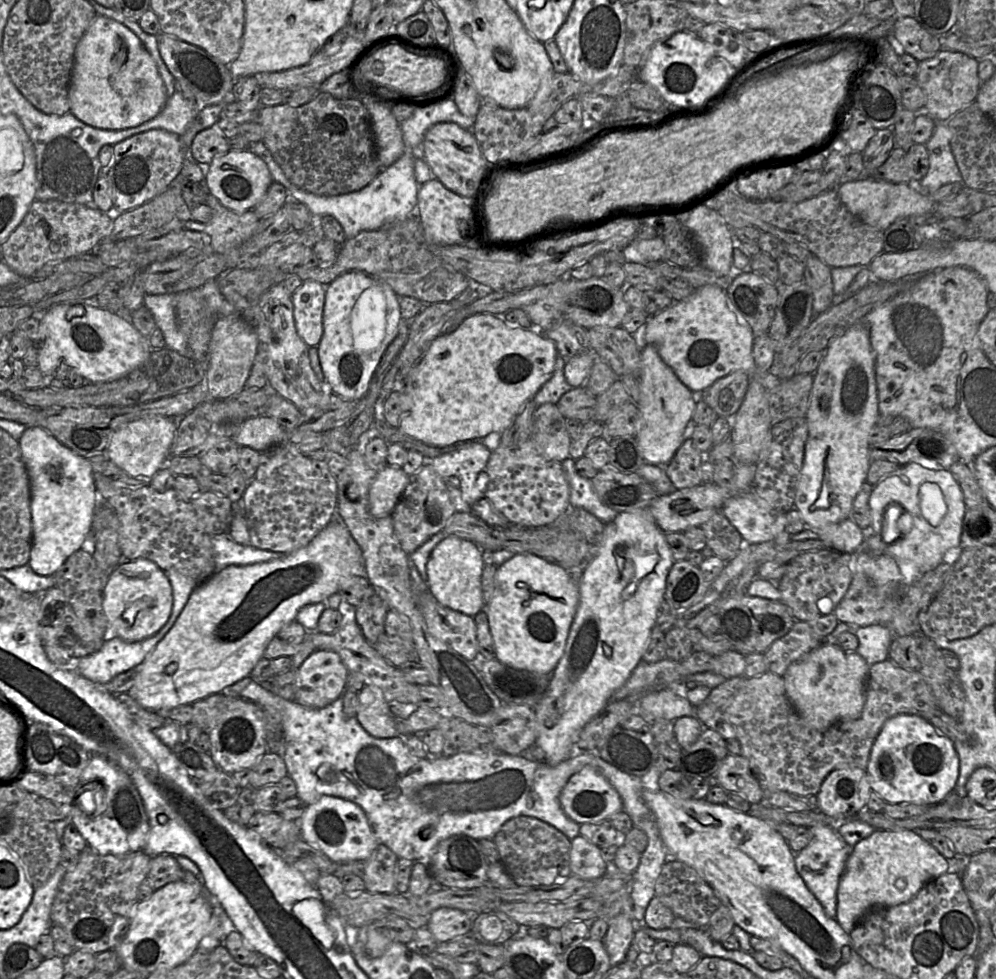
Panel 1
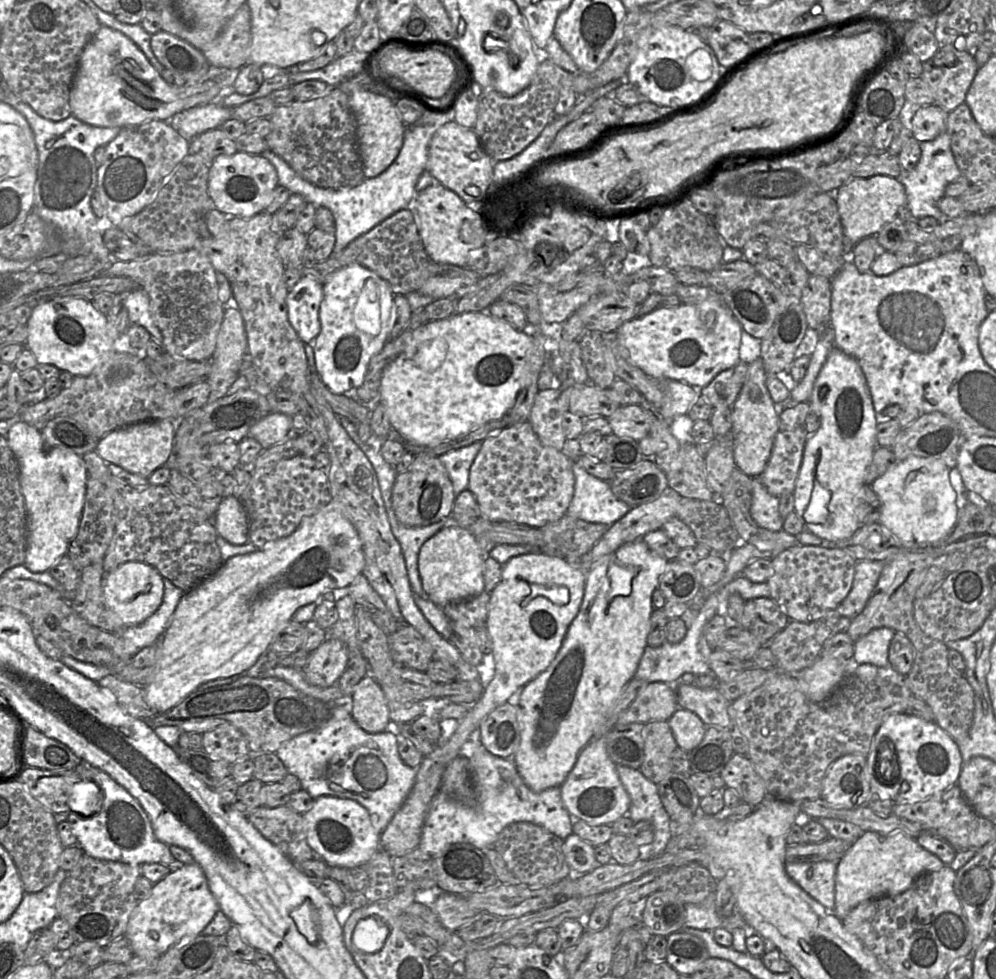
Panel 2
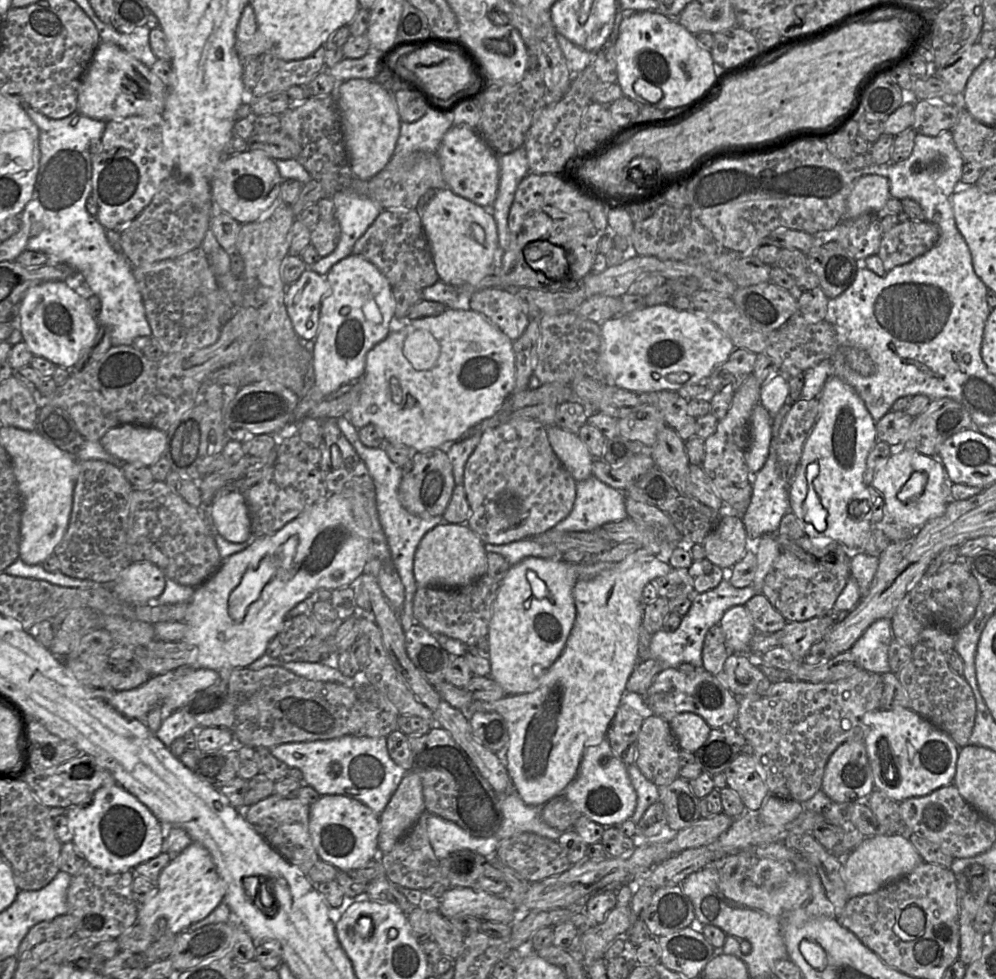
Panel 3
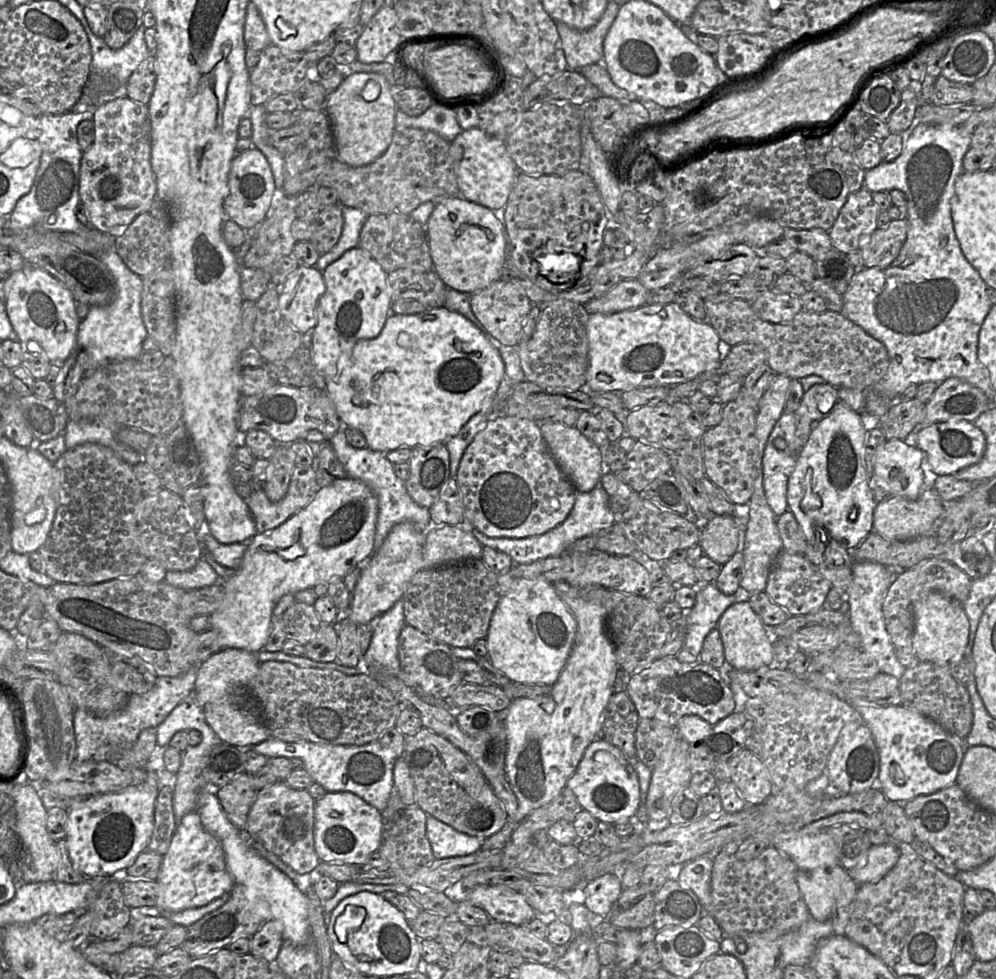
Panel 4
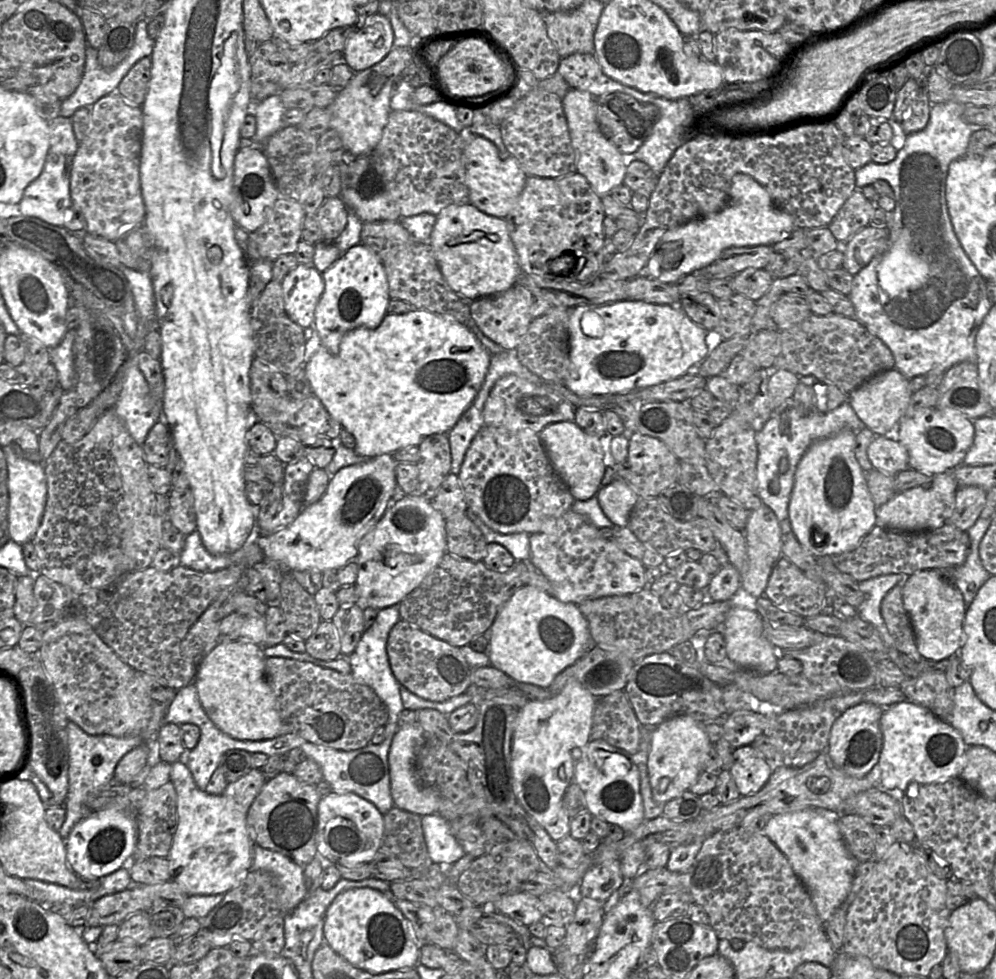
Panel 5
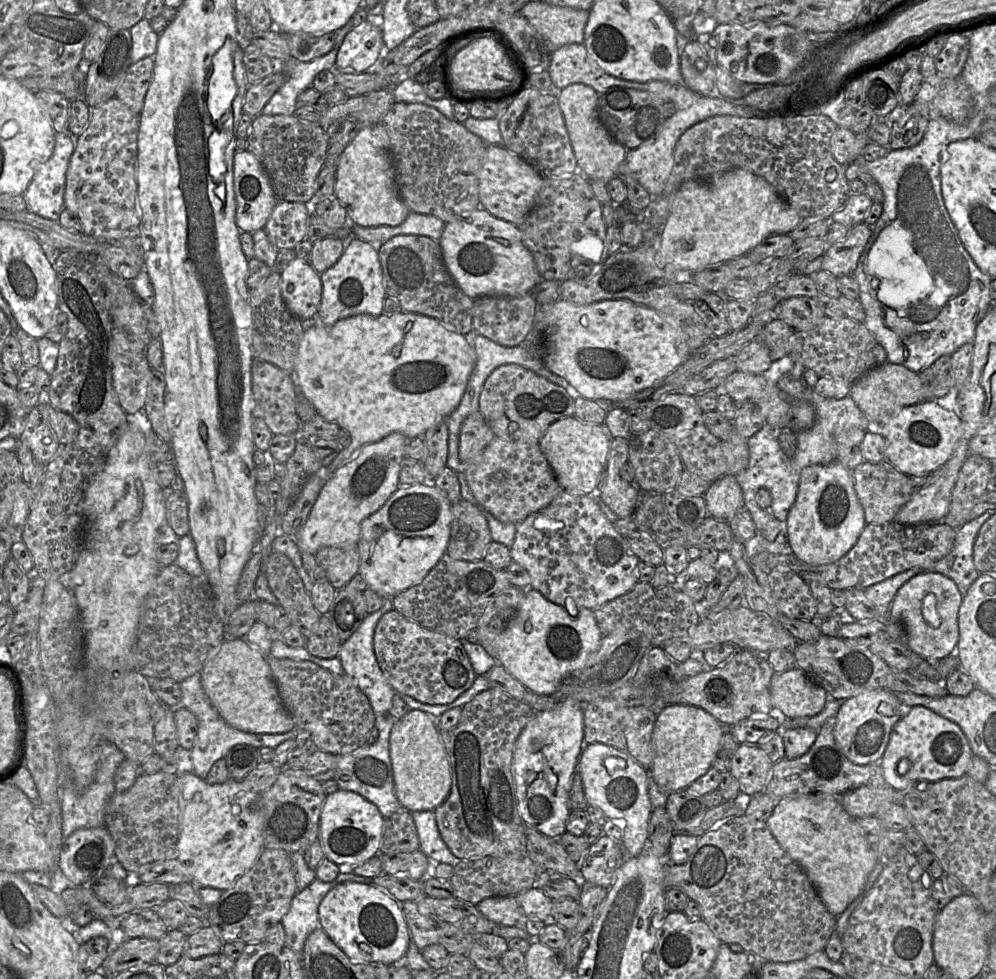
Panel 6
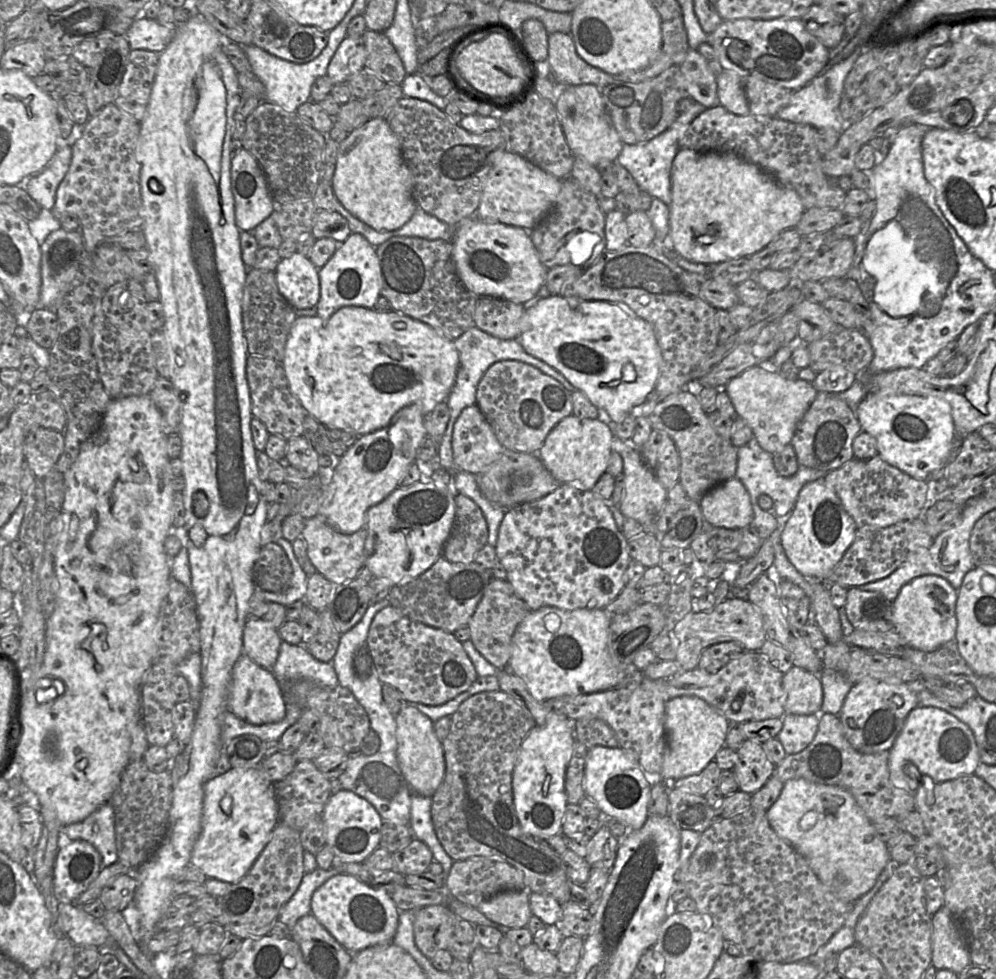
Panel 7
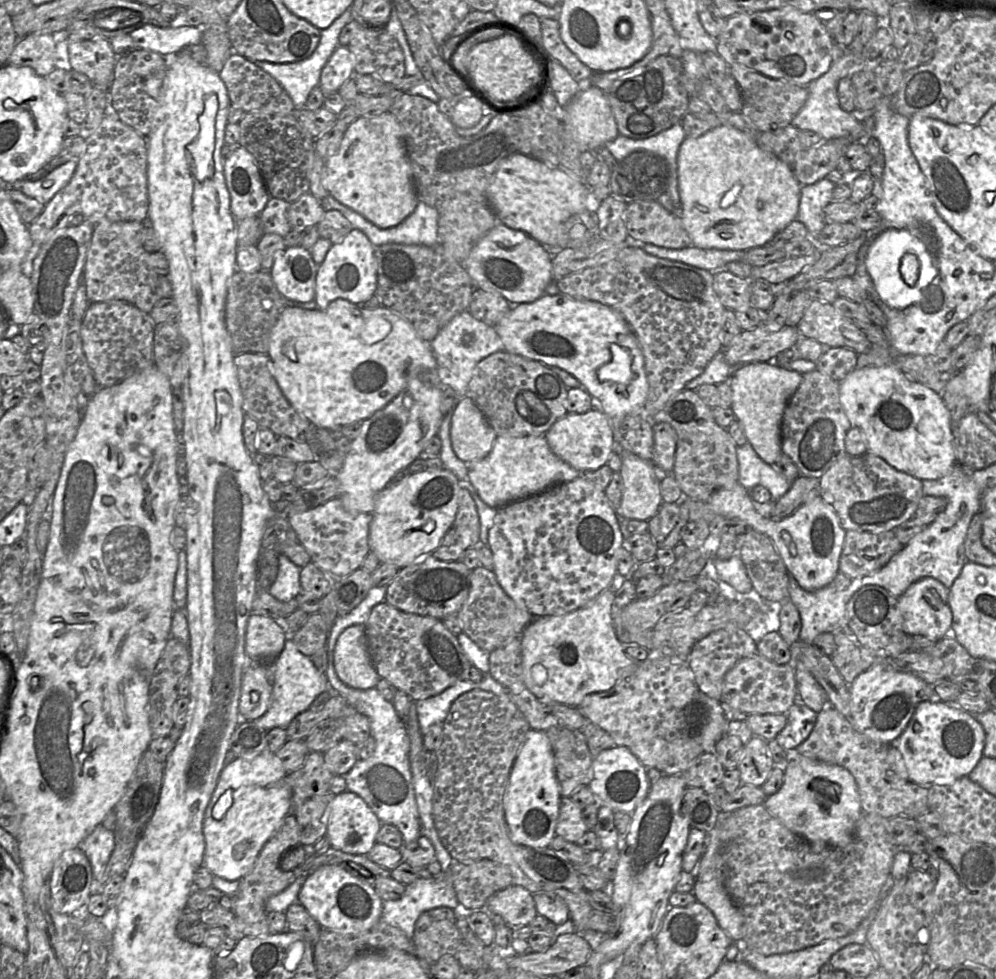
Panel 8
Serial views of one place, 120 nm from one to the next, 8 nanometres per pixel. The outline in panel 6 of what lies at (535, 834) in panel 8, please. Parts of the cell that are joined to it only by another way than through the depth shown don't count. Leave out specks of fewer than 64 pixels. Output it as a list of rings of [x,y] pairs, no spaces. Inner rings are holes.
[[[567,698],[553,710],[537,712],[521,731],[514,745],[512,775],[521,819],[526,826],[552,839],[558,839],[566,831],[566,822],[571,811],[569,807],[571,778],[577,771],[577,762],[584,749],[583,716],[582,704],[574,698]]]

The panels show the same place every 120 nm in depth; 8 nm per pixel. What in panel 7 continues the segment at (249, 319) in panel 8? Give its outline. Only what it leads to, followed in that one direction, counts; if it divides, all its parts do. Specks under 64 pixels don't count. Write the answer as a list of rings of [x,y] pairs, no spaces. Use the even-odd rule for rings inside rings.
[[[249,268],[242,295],[243,332],[248,354],[273,358],[282,363],[291,327],[298,317],[295,308],[279,292],[273,271]]]

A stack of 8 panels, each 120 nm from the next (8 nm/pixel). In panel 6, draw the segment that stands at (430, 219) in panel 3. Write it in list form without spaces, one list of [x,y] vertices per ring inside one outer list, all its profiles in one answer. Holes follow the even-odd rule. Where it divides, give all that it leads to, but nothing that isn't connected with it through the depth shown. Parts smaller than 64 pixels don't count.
[[[482,207],[464,218],[446,223],[439,243],[451,276],[463,293],[471,299],[482,296],[522,296],[531,293],[542,280],[531,252],[523,243],[520,228],[493,216]]]

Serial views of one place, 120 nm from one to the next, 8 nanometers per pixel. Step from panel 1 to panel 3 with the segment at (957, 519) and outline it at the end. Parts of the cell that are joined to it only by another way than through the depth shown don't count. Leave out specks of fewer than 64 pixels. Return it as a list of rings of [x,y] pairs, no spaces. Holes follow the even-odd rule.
[[[900,446],[876,471],[872,486],[877,489],[885,501],[885,518],[903,527],[920,528],[929,520],[944,514],[951,502],[951,490],[945,484],[946,471],[937,457],[928,457],[914,450],[906,450]]]

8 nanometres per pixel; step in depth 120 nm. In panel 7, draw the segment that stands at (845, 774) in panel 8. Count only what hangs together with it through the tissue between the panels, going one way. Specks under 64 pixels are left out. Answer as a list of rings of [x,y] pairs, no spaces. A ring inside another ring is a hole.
[[[803,778],[788,780],[777,800],[766,811],[766,816],[775,833],[793,846],[807,860],[820,881],[844,902],[854,903],[868,892],[890,860],[886,842],[877,835],[872,821],[856,803],[852,794],[844,788],[818,784]]]

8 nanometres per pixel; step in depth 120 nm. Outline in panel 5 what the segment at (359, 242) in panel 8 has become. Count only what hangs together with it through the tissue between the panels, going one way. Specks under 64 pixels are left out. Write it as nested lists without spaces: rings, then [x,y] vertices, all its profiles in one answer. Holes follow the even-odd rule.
[[[359,243],[349,248],[322,273],[325,289],[315,309],[312,328],[317,331],[321,345],[331,354],[339,352],[343,337],[358,327],[377,328],[387,315],[389,285],[382,260]]]

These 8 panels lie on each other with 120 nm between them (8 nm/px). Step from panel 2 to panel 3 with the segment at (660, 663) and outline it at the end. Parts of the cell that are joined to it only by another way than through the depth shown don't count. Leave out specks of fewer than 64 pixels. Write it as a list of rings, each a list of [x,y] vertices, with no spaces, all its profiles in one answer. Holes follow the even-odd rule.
[[[726,578],[712,590],[694,593],[692,605],[688,613],[682,617],[681,624],[673,631],[660,630],[650,642],[650,658],[659,661],[665,669],[679,668],[683,663],[690,663],[703,668],[703,646],[708,630],[720,623],[723,615],[733,606],[745,605],[754,595],[758,594],[752,586],[745,588],[734,587]]]

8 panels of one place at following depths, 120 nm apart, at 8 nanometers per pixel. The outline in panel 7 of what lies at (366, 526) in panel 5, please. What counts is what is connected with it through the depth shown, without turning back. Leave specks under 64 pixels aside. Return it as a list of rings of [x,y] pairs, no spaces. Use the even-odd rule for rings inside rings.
[[[409,405],[400,409],[386,427],[359,436],[341,456],[331,482],[324,488],[318,514],[344,534],[352,534],[365,527],[368,509],[399,487],[408,467],[416,461],[417,450],[427,435],[424,419],[425,414],[419,406]]]

